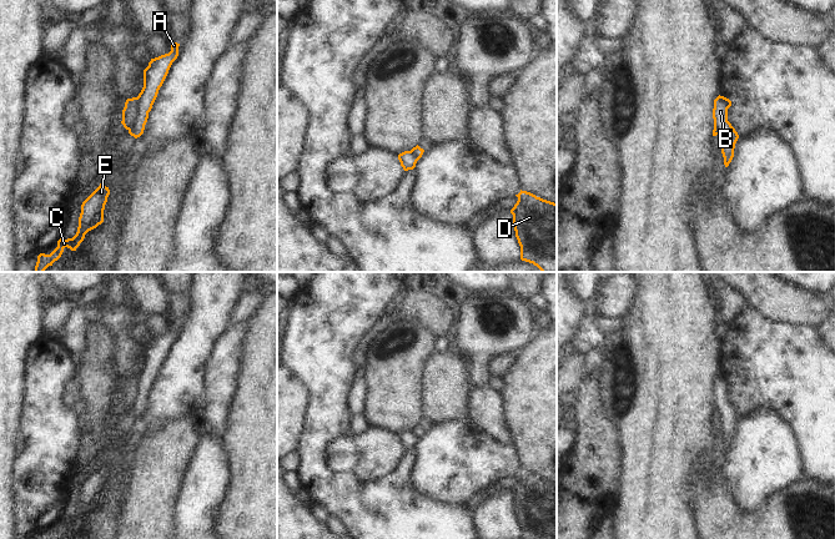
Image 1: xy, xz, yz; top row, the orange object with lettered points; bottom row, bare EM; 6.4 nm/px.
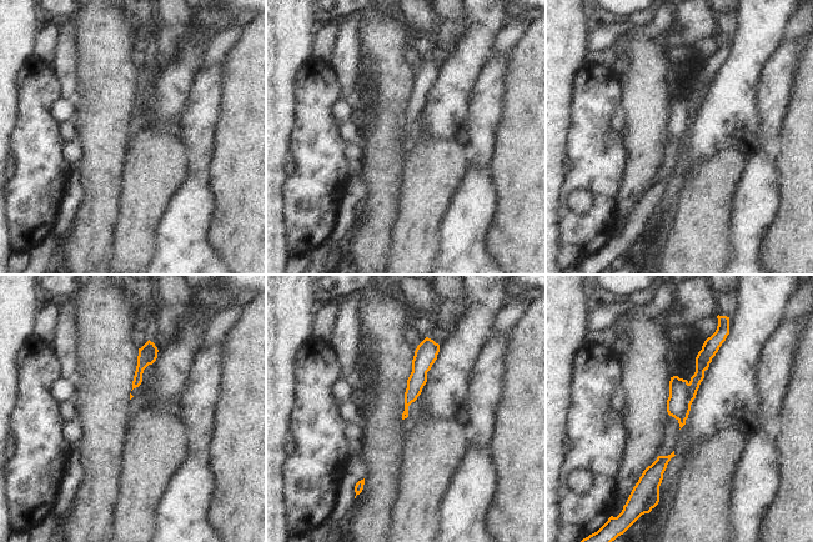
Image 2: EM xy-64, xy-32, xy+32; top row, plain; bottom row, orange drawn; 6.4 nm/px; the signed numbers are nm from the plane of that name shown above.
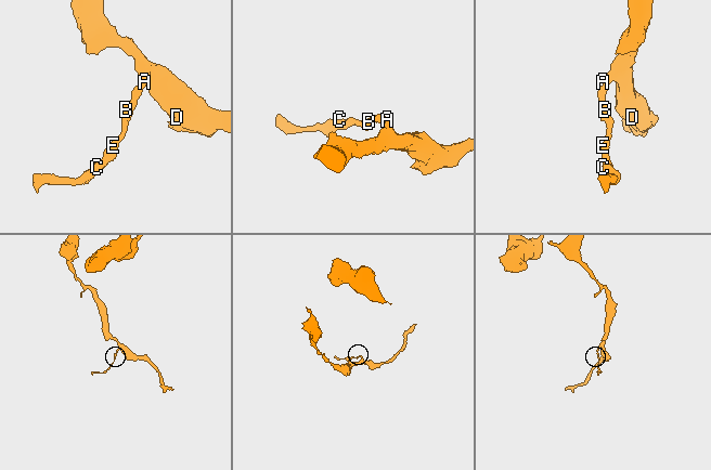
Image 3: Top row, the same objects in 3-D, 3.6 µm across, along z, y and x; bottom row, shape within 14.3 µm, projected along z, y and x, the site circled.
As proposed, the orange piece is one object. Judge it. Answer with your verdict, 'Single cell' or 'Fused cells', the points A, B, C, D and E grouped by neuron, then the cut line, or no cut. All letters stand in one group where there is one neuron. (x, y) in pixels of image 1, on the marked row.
Fused cells. Groups: A D / B C E. Split along xy (137, 96), (136, 119), (129, 130)

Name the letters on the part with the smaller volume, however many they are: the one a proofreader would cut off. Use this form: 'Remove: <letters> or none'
Remove: B, C, E

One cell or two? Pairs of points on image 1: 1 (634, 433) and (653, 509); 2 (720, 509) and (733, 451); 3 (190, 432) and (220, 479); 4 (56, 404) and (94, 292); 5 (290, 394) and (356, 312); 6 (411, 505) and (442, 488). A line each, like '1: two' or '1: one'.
1: one
2: two
3: two
4: two
5: two
6: two

